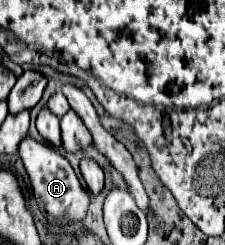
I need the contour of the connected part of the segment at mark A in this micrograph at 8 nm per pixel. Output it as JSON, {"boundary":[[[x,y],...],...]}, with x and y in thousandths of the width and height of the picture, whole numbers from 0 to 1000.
{"boundary":[[[120,555],[84,588],[84,637],[129,710],[147,800],[218,898],[307,898],[307,906],[378,898],[396,849],[396,792],[369,776],[342,710],[324,702],[289,637],[271,637],[244,604],[218,604],[200,580],[147,571],[138,555]]]}

